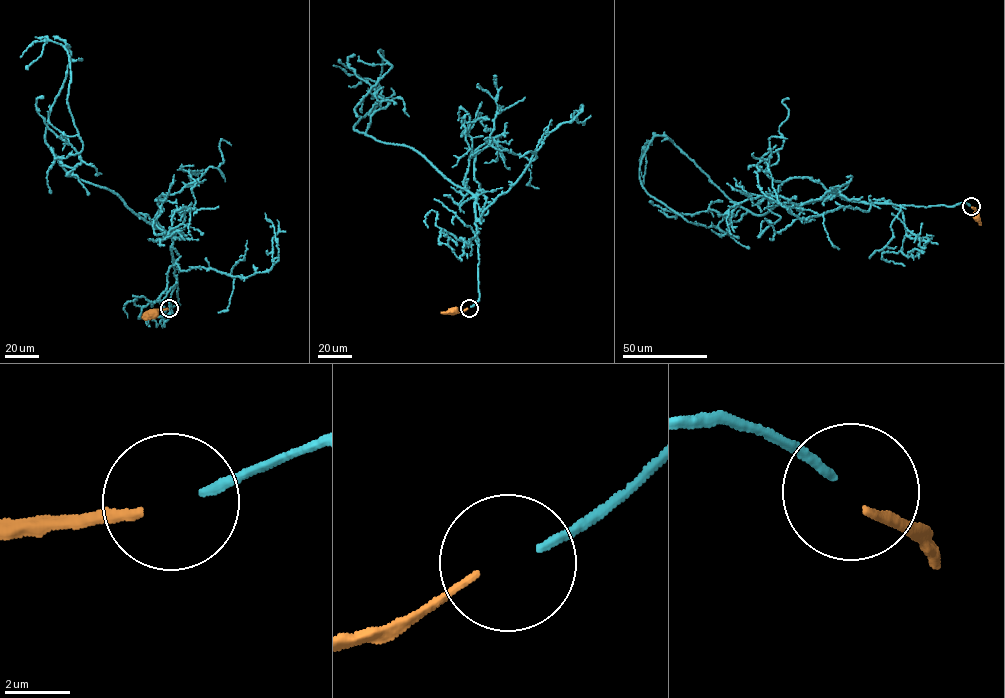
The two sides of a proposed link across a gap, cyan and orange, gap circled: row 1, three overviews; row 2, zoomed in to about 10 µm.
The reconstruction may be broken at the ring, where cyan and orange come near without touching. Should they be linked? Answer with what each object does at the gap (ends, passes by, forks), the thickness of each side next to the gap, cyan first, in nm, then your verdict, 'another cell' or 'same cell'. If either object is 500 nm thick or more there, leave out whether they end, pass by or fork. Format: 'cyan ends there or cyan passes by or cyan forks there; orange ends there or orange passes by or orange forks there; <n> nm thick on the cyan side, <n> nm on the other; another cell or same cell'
cyan ends there; orange ends there; 280 nm thick on the cyan side, 240 nm on the other; another cell

